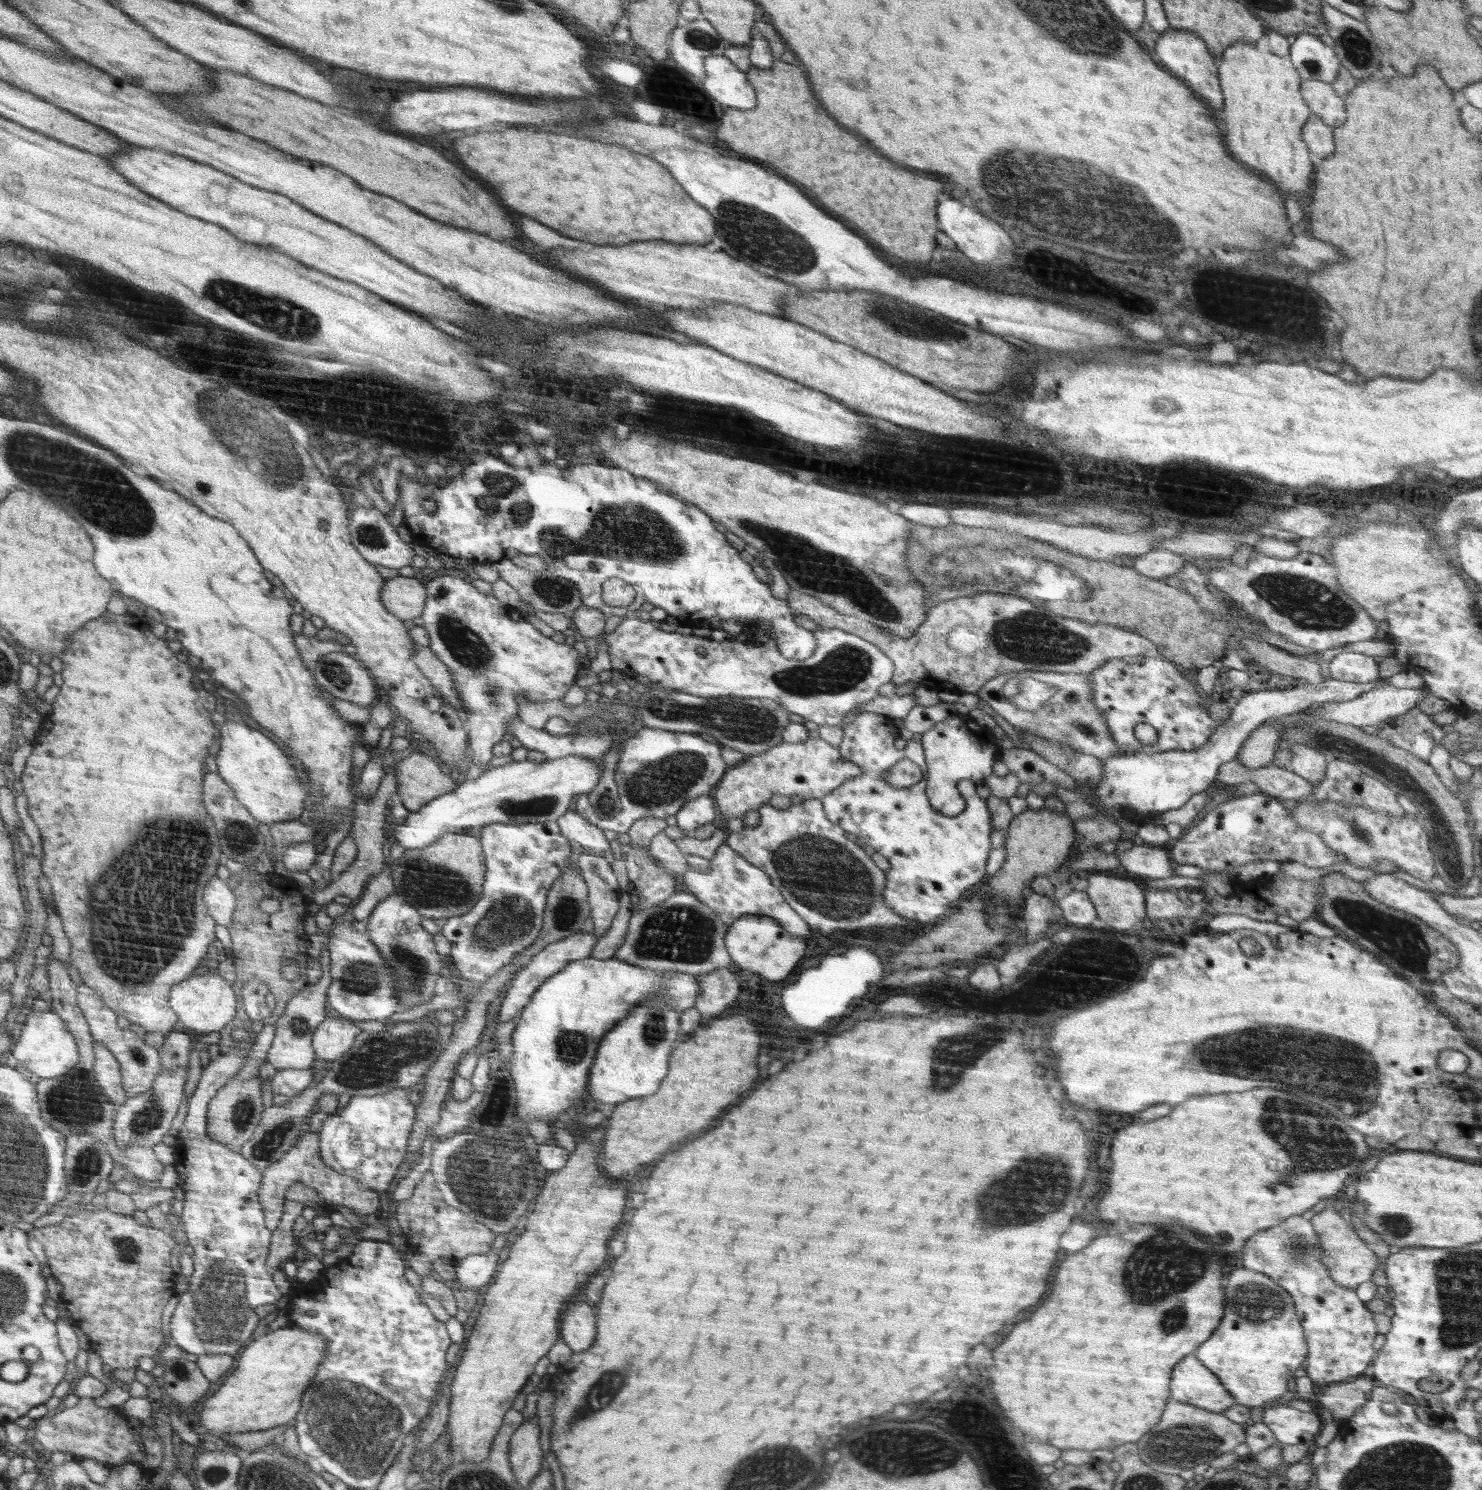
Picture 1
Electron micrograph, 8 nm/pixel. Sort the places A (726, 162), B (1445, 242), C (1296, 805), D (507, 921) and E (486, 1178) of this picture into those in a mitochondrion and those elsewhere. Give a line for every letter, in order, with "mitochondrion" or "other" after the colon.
A: other
B: other
C: other
D: mitochondrion
E: mitochondrion

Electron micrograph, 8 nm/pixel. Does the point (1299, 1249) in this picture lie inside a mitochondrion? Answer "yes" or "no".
yes

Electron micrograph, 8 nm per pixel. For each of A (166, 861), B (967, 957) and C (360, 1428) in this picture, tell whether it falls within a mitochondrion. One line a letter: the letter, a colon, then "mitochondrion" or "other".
A: mitochondrion
B: other
C: mitochondrion

